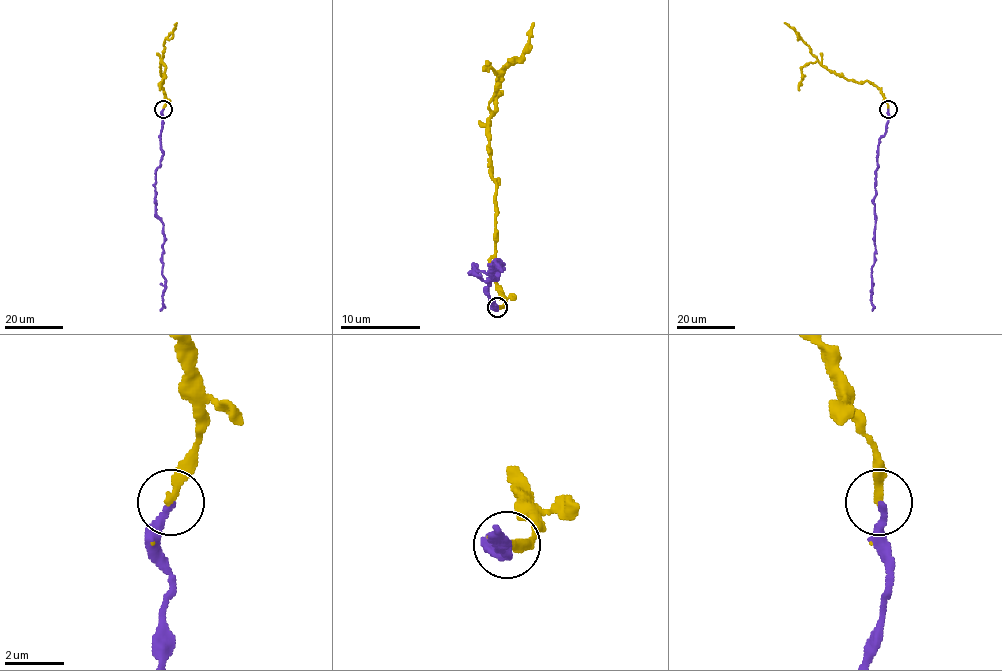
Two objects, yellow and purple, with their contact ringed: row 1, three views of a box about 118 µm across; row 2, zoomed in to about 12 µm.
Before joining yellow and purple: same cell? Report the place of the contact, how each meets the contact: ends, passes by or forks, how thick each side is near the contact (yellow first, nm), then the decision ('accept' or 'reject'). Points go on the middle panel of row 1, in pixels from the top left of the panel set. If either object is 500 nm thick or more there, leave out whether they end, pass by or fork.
place (497, 307); yellow ends; purple ends; calibres 300 and 220 nm; accept

